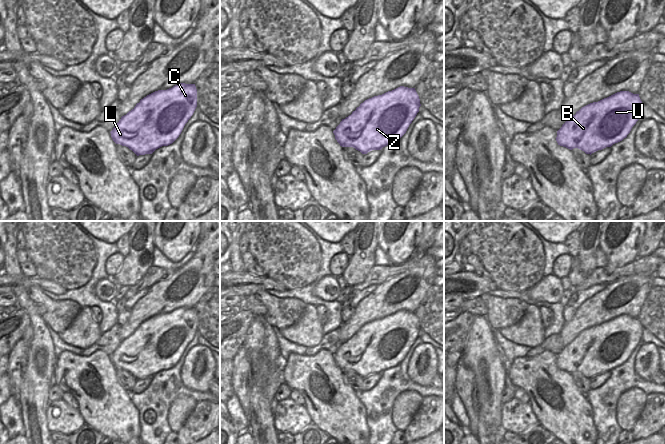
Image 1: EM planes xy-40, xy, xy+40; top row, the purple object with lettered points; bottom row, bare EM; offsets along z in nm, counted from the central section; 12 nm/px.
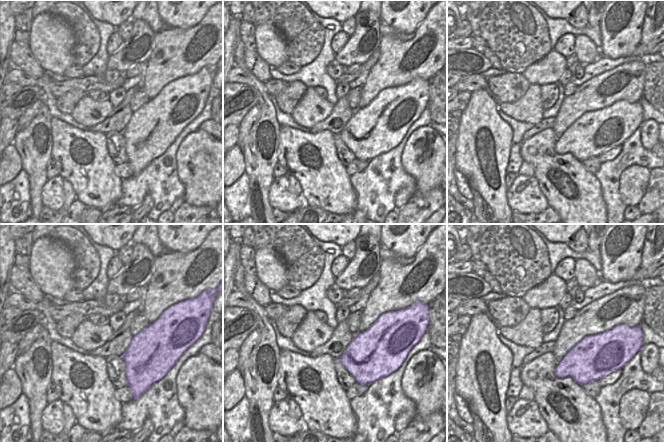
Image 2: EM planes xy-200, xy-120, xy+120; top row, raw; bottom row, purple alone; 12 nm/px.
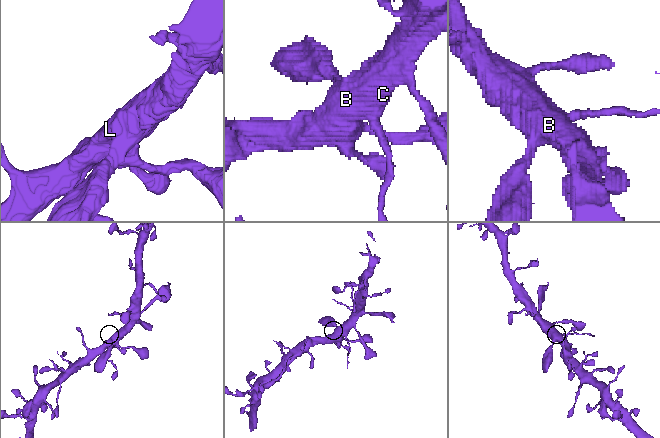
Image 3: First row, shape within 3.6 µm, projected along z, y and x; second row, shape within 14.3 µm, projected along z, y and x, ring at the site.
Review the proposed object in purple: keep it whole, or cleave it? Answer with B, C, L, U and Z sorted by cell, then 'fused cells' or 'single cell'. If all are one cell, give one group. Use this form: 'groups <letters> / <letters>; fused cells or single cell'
groups B C L U Z; single cell

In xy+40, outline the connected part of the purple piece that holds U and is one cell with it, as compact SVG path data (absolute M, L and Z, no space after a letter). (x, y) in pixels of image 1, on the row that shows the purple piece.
M620 91L582 107L557 131L558 145L592 154L622 141L642 117L639 94Z

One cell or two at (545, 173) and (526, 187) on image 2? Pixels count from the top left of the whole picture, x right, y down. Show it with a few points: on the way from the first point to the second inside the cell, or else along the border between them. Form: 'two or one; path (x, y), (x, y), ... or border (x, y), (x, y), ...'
two; border (533, 176), (537, 180), (538, 187), (546, 201)

